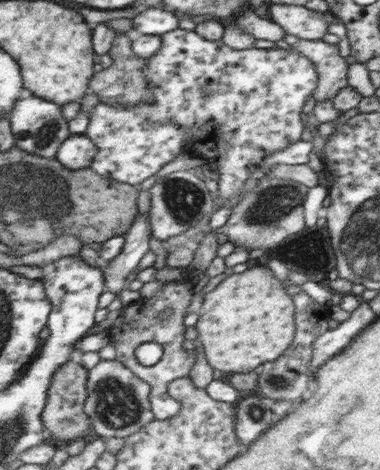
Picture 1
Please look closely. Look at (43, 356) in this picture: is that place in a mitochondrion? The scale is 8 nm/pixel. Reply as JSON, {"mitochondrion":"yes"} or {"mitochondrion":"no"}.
{"mitochondrion":"no"}

